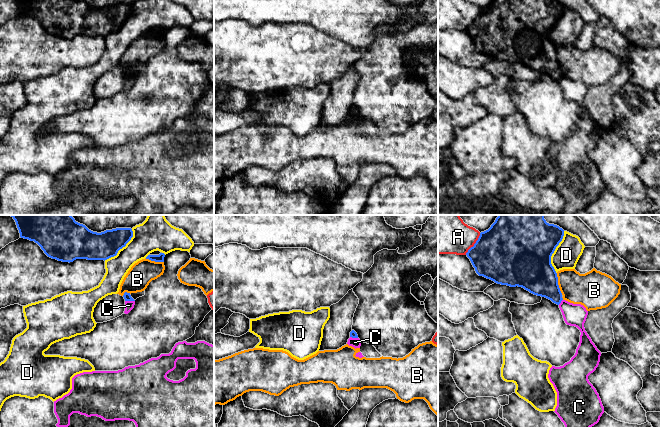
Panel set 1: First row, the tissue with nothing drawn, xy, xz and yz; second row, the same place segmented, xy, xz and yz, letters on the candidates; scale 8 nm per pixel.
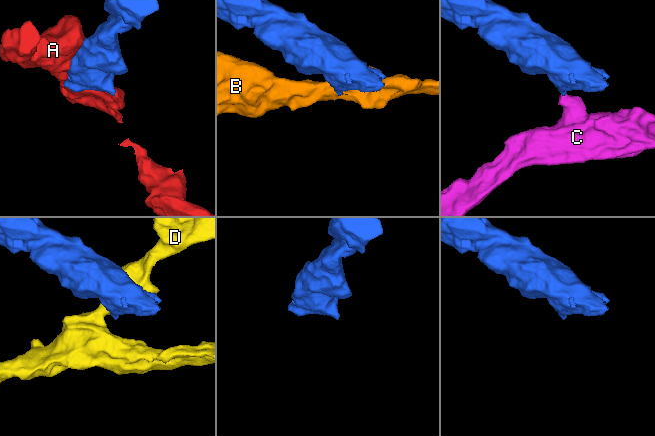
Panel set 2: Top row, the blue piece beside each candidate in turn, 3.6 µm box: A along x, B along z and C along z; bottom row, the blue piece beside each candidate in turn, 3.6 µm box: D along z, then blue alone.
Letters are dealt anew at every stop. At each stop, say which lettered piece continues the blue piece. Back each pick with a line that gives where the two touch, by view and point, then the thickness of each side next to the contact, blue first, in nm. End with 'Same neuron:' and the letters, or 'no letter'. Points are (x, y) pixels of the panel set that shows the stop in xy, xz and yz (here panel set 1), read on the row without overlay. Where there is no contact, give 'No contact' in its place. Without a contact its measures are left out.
Same neuron: no letter

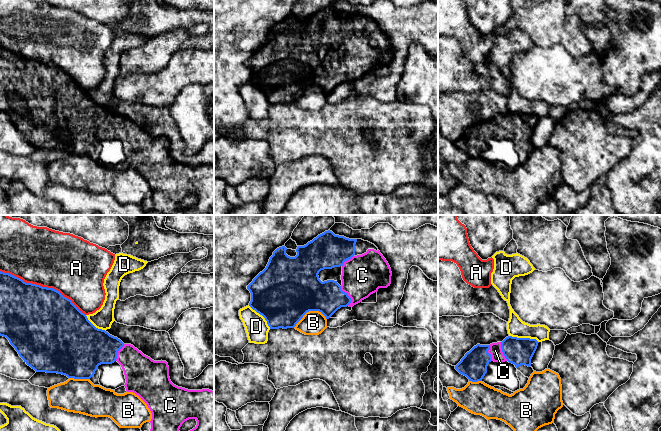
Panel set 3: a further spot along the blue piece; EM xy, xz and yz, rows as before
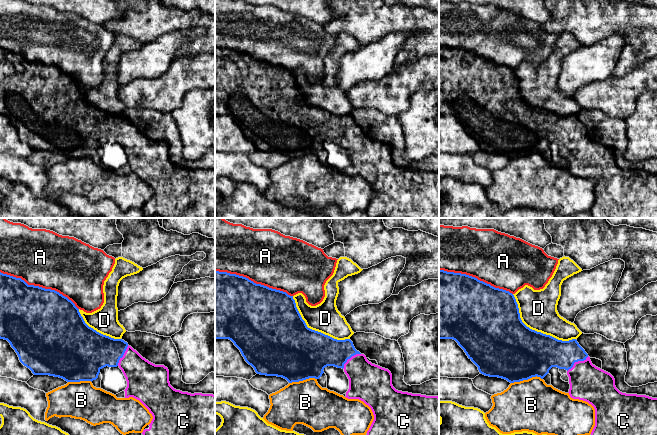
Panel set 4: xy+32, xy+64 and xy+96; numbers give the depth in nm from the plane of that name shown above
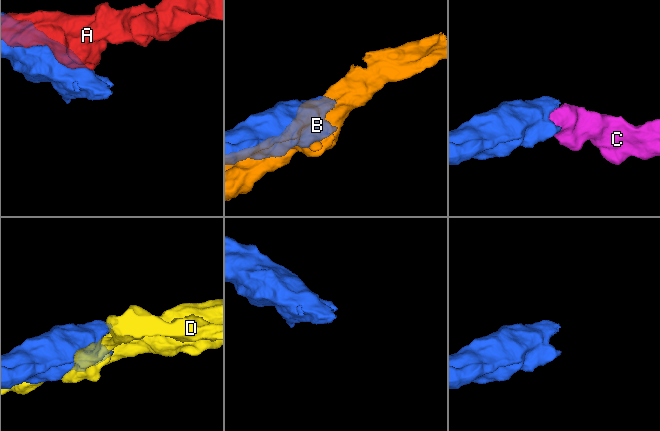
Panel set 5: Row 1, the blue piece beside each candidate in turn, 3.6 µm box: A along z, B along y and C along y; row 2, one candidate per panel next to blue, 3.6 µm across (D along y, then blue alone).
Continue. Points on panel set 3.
C: Touches blue at xz (347, 71). Thickness 260 nm (blue) against 340 nm
Same neuron: C

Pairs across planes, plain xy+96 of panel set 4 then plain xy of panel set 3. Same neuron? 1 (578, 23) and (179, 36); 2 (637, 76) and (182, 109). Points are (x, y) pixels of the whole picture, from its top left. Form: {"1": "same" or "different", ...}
{"1": "different", "2": "different"}

